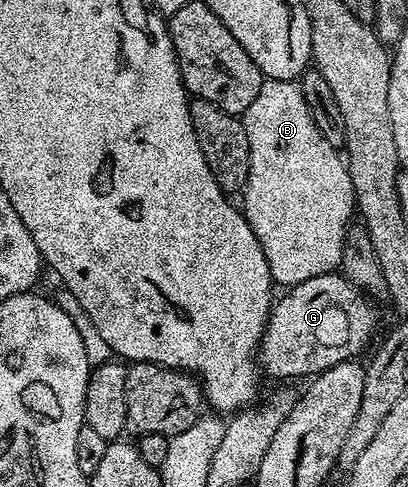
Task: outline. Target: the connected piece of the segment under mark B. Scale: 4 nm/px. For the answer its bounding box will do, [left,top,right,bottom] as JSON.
[241,79,357,286]

